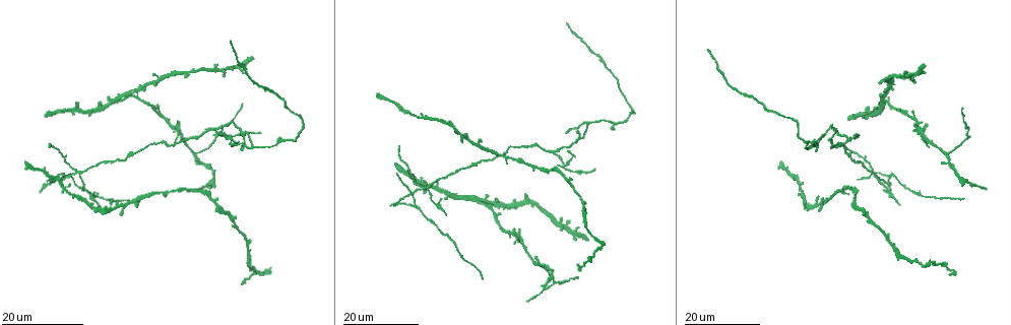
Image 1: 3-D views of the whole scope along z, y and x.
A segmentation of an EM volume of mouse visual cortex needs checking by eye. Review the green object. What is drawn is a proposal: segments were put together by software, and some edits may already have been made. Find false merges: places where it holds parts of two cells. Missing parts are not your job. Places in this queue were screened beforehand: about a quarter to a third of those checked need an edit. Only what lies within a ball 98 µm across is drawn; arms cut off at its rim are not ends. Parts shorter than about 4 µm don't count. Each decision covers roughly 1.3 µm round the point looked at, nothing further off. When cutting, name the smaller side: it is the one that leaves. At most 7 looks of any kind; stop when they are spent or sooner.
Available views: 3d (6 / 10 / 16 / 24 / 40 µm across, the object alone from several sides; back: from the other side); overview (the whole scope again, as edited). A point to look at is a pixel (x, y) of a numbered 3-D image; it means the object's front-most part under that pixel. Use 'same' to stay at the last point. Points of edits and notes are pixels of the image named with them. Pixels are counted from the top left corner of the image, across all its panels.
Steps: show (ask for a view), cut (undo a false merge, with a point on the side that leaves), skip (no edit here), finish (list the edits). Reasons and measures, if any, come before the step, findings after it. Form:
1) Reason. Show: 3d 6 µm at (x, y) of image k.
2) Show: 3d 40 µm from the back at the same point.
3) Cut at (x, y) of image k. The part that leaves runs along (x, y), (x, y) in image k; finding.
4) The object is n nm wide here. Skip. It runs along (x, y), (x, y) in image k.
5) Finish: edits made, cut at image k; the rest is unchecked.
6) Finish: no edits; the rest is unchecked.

Three-way junction. Show: 3d 16 µm at (891, 175) of image 1.

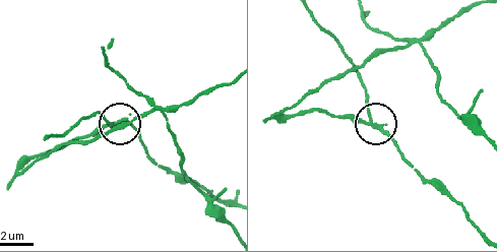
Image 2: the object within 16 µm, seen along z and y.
Show: 3d 10 µm at (372, 117) of image 2.

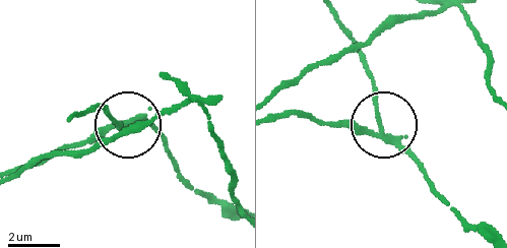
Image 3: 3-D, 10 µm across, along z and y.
Show: 3d 10 µm from the back at (379, 128) of image 3.

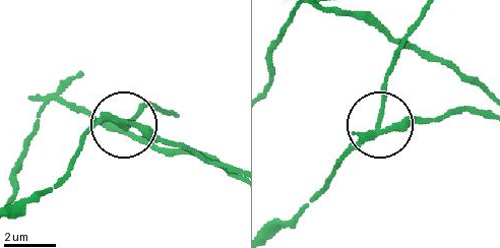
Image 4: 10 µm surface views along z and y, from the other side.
Cut at (386, 94) of image 4. The part that leaves runs along (374, 126), (385, 75), (418, 16) in image 4; two cells meet here.

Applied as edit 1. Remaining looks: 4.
Show: overview.

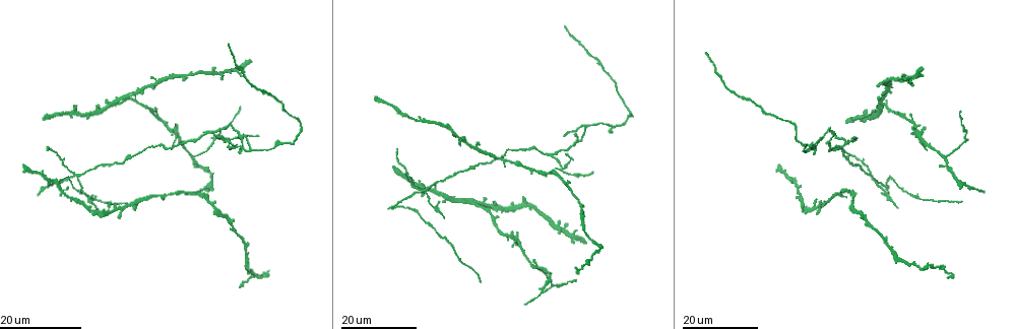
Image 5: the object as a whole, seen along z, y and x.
Small branch off a trunk. Show: 3d 16 µm at (421, 190) of image 5.

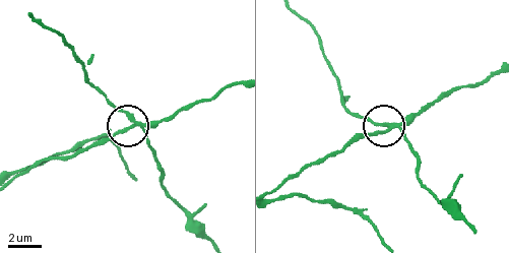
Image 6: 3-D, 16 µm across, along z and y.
Show: 3d 6 µm at (386, 125) of image 6.

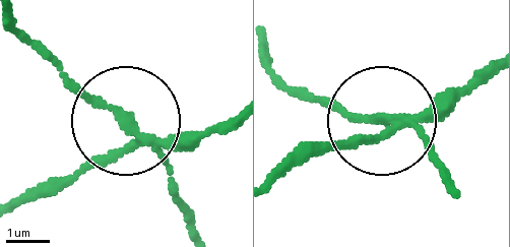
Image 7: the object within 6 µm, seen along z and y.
Show: 3d 6 µm from the back at (387, 122) of image 7.

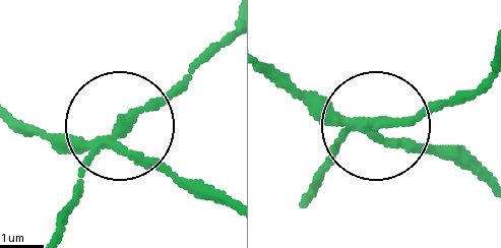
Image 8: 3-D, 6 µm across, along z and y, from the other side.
The object is 190 nm wide here. Cut at (158, 109) of image 8. The part that leaves runs along (109, 144), (226, 36) in image 8; two cells meet here.

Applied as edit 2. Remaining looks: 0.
Finish: edits made, cut at image 4, cut at image 8; the rest is unchecked.

